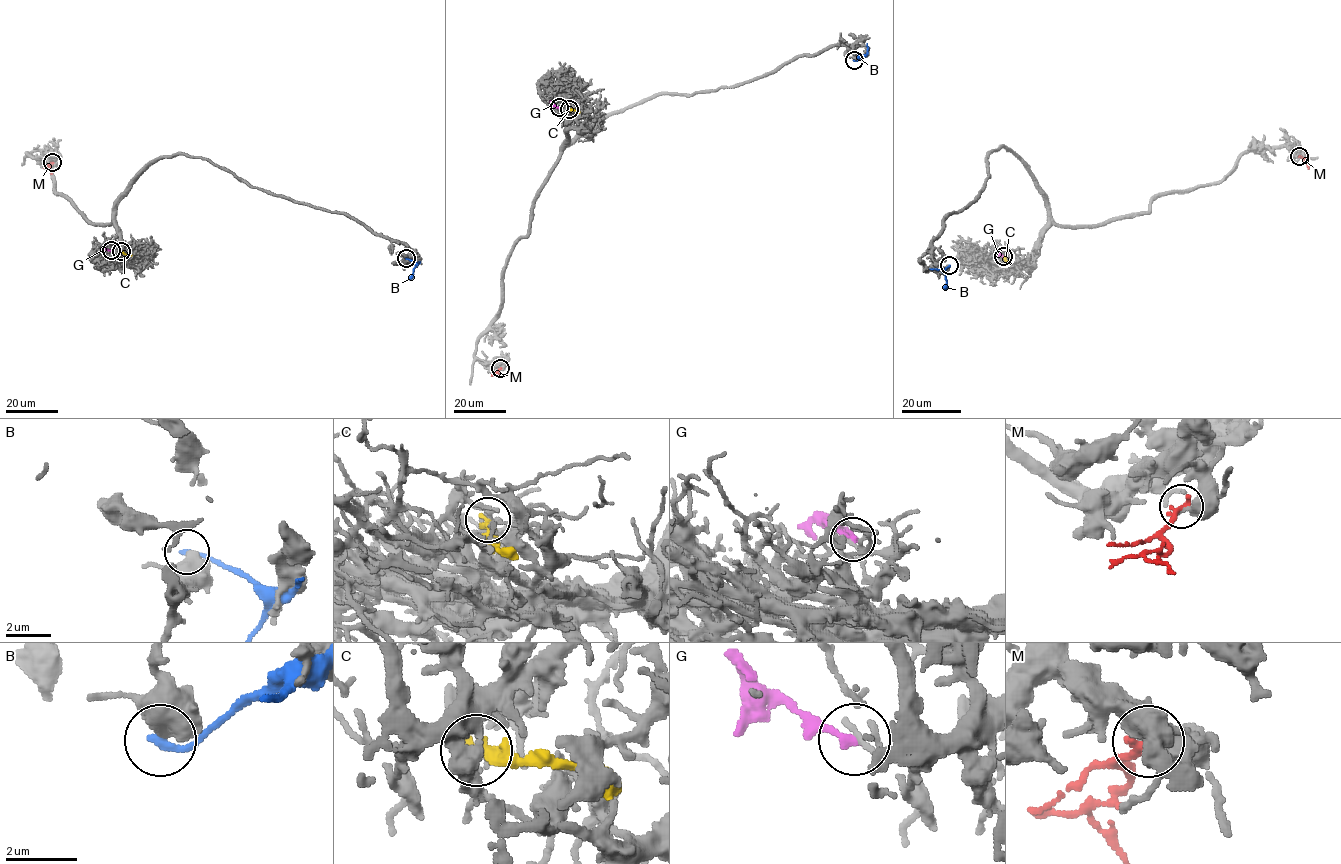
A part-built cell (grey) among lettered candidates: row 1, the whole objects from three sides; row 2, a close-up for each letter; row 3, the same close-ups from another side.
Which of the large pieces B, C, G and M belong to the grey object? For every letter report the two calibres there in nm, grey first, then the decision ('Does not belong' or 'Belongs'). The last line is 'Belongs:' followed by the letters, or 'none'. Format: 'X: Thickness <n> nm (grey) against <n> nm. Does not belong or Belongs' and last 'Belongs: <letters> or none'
B: Thickness 600 nm (grey) against 240 nm. Does not belong
C: Thickness 280 nm (grey) against 360 nm. Does not belong
G: Thickness 180 nm (grey) against 280 nm. Does not belong
M: Thickness 600 nm (grey) against 300 nm. Does not belong
Belongs: none

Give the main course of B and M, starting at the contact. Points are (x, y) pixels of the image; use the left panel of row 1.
B: (406, 258), (415, 264), (409, 279)
M: (52, 162), (48, 168), (52, 174)

